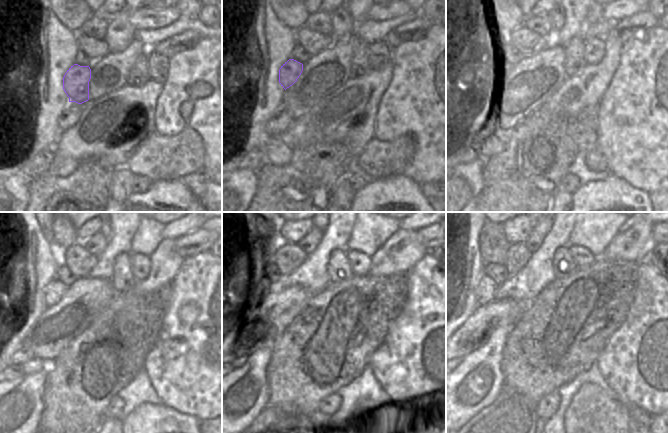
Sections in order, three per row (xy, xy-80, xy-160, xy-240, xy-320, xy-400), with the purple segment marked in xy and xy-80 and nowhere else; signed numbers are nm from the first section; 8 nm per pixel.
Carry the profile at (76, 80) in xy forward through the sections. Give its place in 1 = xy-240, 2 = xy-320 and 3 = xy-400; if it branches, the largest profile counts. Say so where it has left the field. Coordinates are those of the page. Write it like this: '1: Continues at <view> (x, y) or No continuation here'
1: Continues at xy-240 (53, 292)
2: Continues at xy-320 (265, 281)
3: Continues at xy-400 (485, 292)

